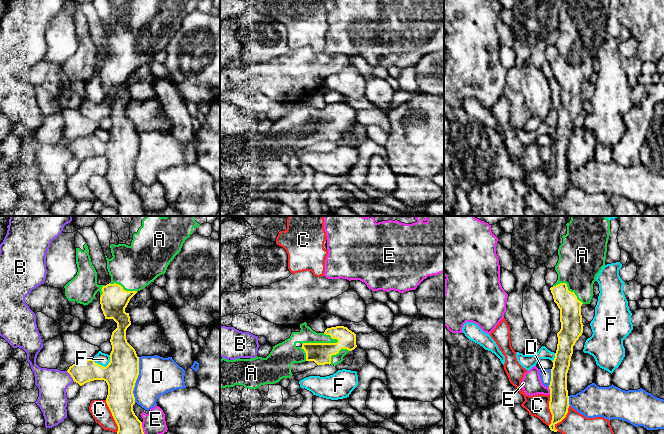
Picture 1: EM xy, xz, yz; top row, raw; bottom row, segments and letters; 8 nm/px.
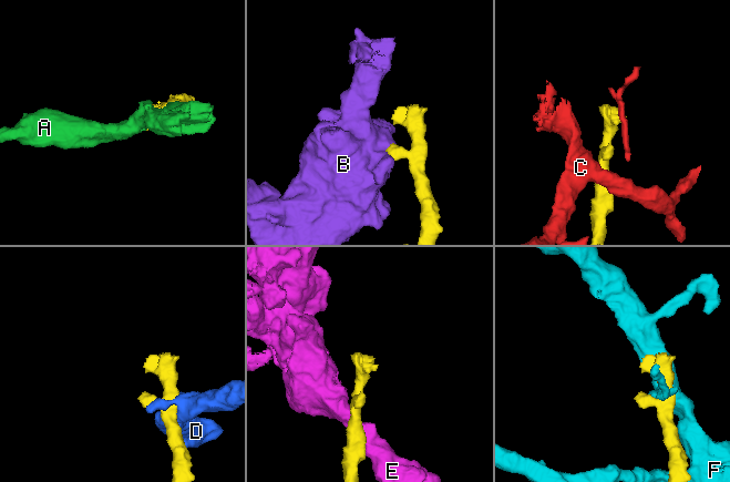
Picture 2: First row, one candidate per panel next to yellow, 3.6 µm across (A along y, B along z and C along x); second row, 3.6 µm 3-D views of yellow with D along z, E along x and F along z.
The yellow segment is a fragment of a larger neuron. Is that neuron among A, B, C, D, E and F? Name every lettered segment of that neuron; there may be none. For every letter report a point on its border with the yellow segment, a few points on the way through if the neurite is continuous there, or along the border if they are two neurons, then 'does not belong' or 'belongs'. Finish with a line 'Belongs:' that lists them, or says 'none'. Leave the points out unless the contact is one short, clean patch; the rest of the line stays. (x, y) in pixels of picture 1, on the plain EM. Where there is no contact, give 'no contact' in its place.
A: xz (320, 119) | belongs
B: xy (71, 152) | along xy (66, 147), (74, 157) | does not belong
C: xy (112, 191) | does not belong
D: xy (136, 155) | does not belong
E: yz (550, 168) | does not belong
F: xy (103, 142) | does not belong
Belongs: A

